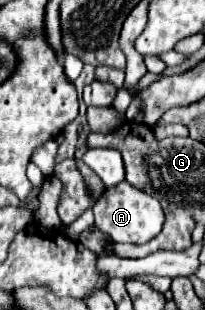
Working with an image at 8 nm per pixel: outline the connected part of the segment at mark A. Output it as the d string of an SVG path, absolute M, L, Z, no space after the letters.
M119 182L111 188L105 188L105 192L99 196L99 200L93 206L95 214L95 228L99 228L103 234L107 234L113 242L131 242L131 244L145 244L153 240L165 222L163 208L157 198L149 196L143 190L137 190L129 182Z

